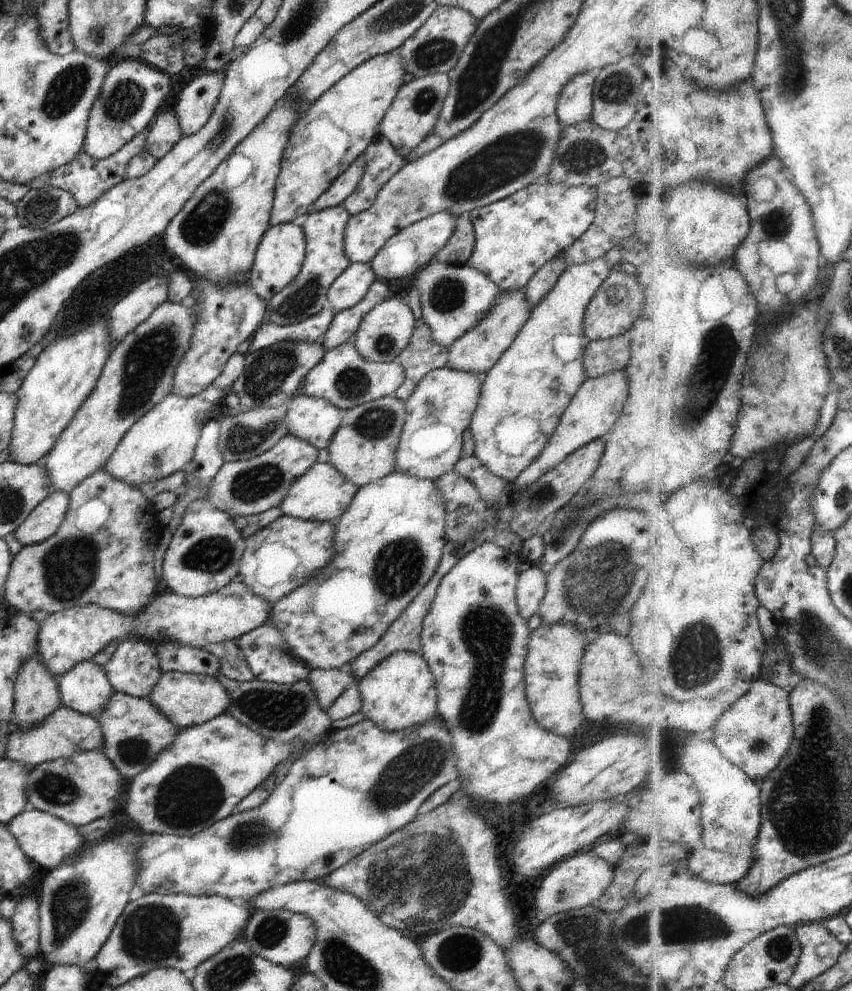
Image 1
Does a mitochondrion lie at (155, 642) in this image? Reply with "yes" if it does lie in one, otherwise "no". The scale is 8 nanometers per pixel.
no

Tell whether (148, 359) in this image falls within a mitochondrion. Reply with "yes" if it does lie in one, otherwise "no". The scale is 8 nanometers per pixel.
yes

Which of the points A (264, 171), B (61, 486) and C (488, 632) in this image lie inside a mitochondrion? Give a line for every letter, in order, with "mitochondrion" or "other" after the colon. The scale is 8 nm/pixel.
A: other
B: other
C: mitochondrion

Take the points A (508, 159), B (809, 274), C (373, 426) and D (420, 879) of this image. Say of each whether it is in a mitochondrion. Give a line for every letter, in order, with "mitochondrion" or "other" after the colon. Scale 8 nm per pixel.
A: mitochondrion
B: other
C: mitochondrion
D: mitochondrion

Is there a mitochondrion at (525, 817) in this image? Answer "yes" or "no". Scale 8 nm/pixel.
no

